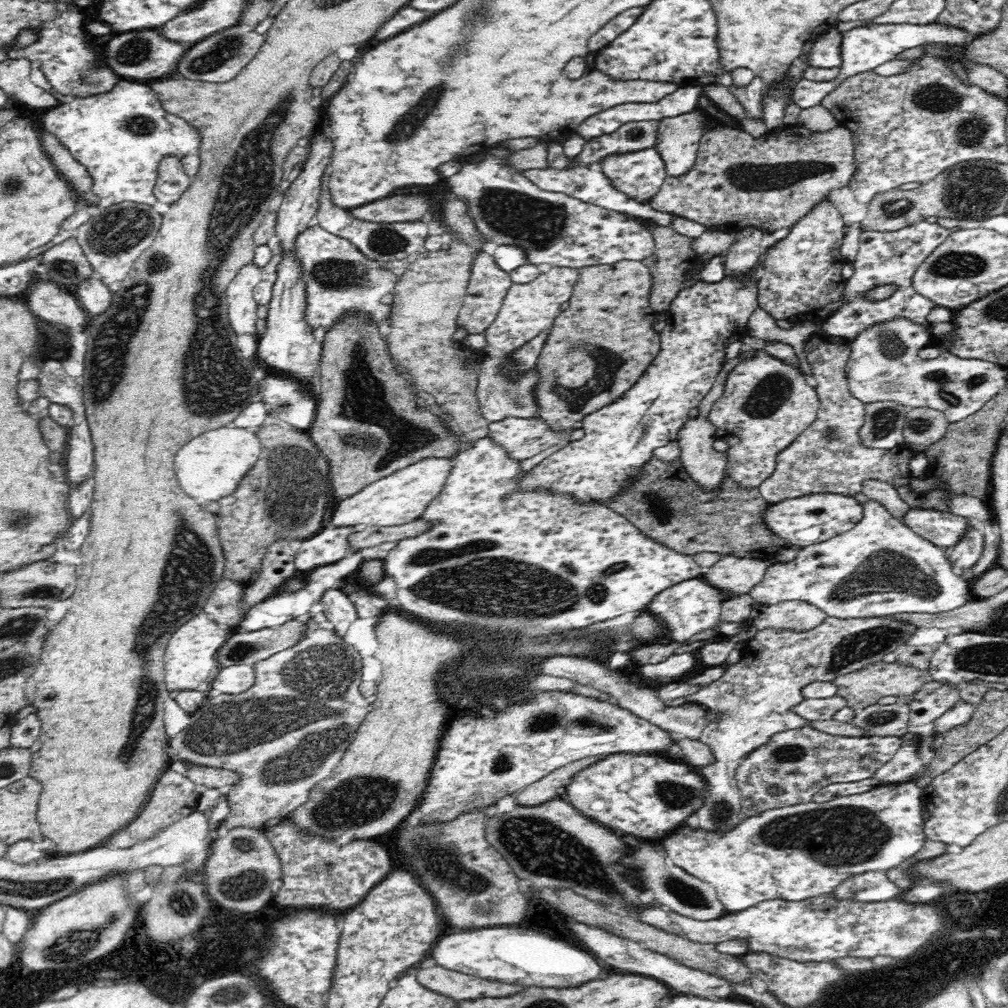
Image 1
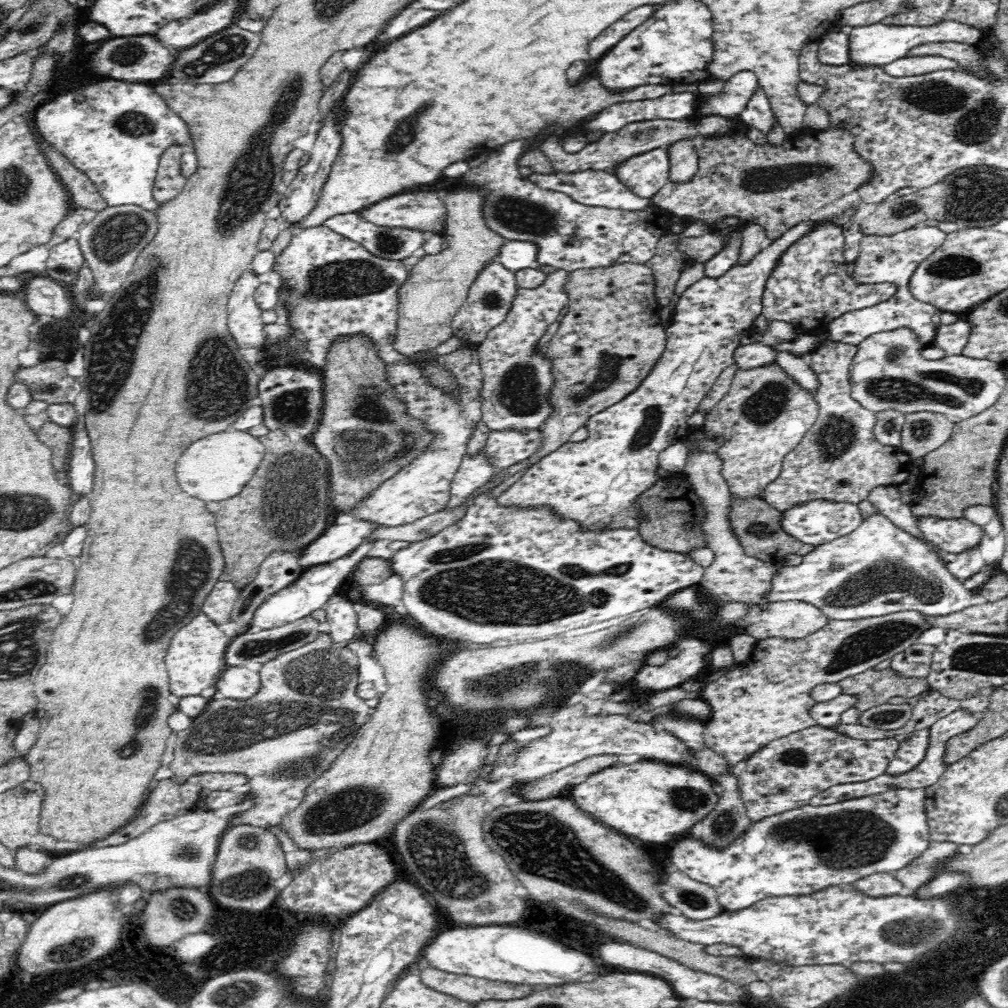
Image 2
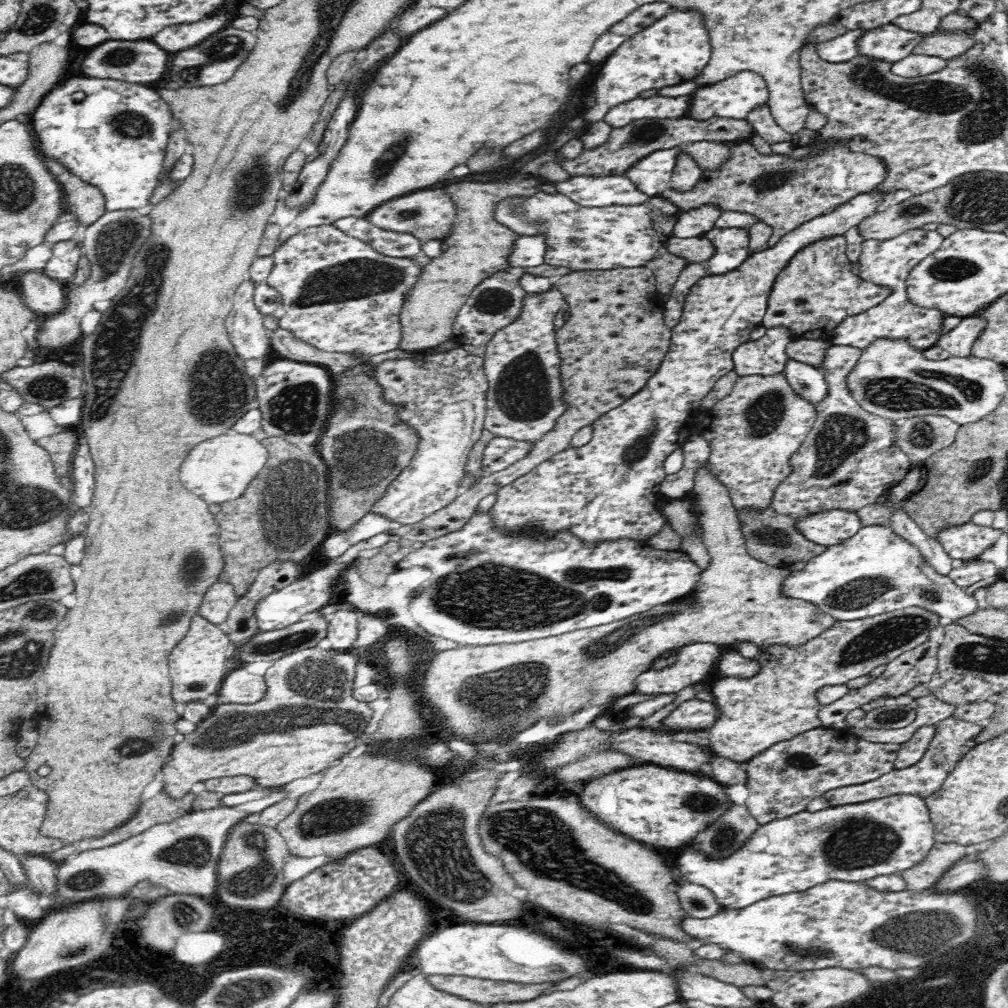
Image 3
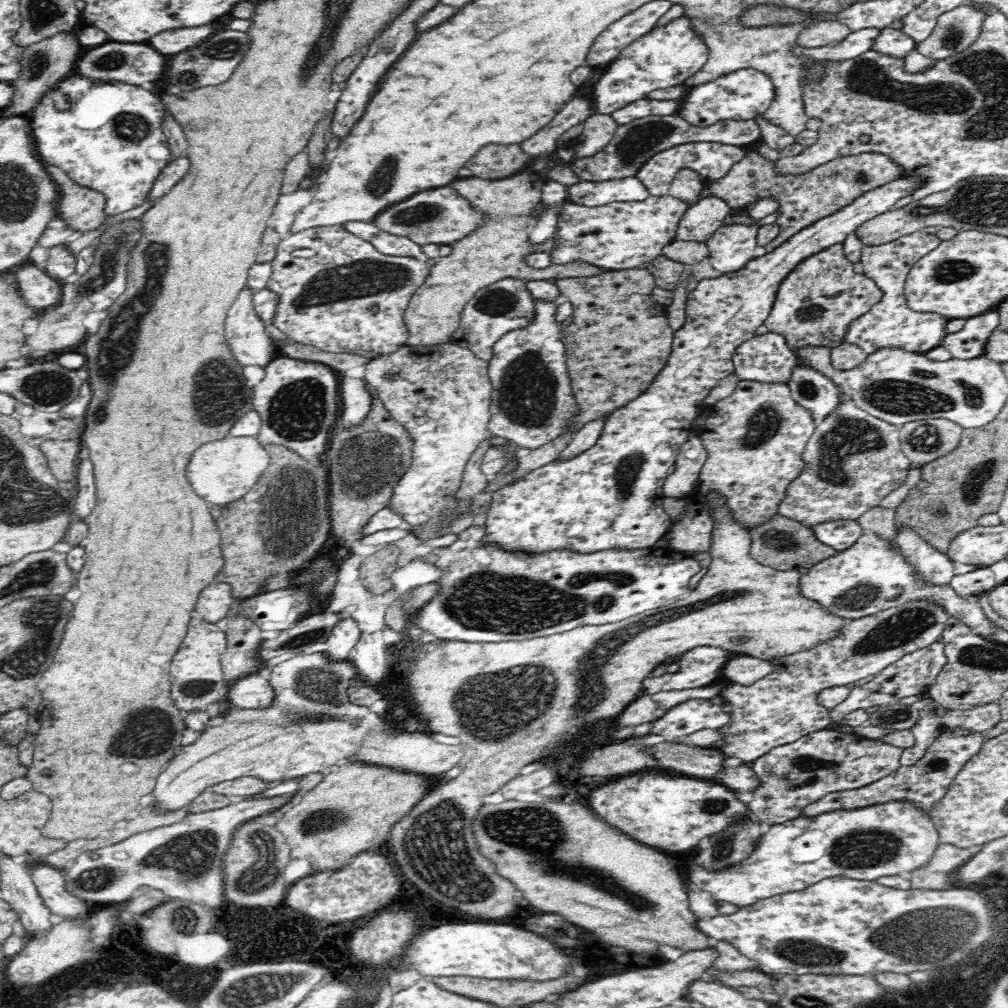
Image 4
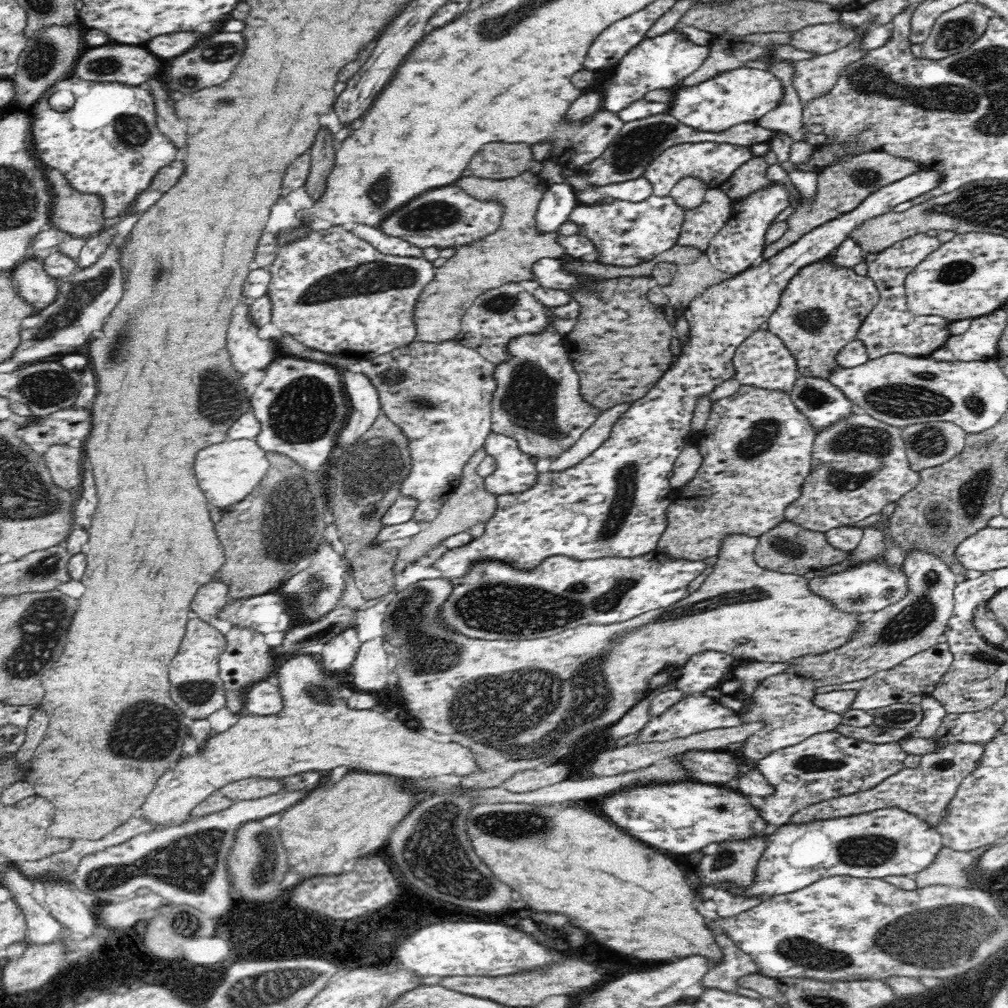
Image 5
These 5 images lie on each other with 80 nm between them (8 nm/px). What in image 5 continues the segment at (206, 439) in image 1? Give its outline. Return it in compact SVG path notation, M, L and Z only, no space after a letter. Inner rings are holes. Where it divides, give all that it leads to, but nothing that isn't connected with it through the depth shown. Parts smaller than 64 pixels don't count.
M250 439L232 440L232 442L222 442L204 448L198 452L194 462L194 470L202 492L206 494L208 502L220 506L222 510L226 506L231 507L232 504L244 500L260 484L268 469L267 452Z

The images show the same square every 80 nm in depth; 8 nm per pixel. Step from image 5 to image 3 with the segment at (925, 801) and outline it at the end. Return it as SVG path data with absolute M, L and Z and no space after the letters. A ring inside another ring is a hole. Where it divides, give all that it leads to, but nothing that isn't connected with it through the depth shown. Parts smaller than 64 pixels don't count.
M946 717L936 725L936 734L928 750L913 766L895 769L889 774L884 774L884 776L864 784L835 788L834 791L828 791L826 795L811 800L806 811L816 812L825 808L858 804L894 795L916 795L926 800L930 795L937 794L944 781L947 780L948 774L958 766L959 760L962 760L963 756L978 744L975 742L975 738L983 728L980 728L980 725L968 723L968 721L956 720L955 717Z

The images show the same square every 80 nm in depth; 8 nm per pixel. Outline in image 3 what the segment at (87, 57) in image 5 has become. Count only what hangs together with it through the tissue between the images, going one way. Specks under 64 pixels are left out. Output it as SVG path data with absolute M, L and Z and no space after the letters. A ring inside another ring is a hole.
M110 40L98 46L81 52L80 74L96 79L112 79L127 83L153 85L156 80L160 80L168 68L170 54L158 48L154 42L148 40L136 40L136 42L126 42L126 40Z

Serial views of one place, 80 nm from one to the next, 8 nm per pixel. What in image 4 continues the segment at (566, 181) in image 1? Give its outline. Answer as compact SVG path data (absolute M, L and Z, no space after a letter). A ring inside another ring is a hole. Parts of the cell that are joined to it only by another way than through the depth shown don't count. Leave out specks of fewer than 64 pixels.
M637 177L604 182L580 182L567 187L569 199L582 206L604 206L612 202L640 202L650 197L650 191Z

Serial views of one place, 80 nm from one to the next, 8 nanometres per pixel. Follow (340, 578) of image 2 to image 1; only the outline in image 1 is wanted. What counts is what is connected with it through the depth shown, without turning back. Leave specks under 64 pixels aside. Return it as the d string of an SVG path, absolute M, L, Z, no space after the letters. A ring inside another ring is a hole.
M351 550L342 560L305 572L306 584L304 584L304 588L298 588L294 592L278 591L266 600L259 602L239 622L237 632L250 633L256 630L272 629L306 614L315 603L321 602L322 595L327 590L338 588L338 584L342 584L347 576L358 570L357 562L363 560L362 556L361 550Z

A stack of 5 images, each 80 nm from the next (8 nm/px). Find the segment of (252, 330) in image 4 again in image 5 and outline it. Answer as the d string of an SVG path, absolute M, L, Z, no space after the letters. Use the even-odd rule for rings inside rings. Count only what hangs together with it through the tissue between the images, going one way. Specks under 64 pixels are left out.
M244 300L234 308L232 324L228 328L228 350L232 366L244 376L249 370L265 370L279 357L274 341L258 337L258 327L248 317L249 304Z

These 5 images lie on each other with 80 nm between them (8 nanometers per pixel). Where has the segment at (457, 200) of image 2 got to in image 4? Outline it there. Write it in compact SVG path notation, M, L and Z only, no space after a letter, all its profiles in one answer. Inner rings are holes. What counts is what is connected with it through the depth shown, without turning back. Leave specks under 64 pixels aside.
M526 170L525 172L517 173L516 175L504 178L500 180L484 180L480 178L466 178L466 180L458 180L458 182L454 182L452 184L452 188L456 190L456 193L460 195L460 197L464 197L464 199L469 200L469 203L474 207L478 208L478 211L482 211L482 213L486 213L488 215L488 222L486 222L486 226L484 228L480 228L480 230L477 230L476 232L468 235L467 237L464 237L462 240L456 241L451 246L453 247L452 252L448 252L448 256L446 257L440 257L437 264L434 264L434 266L431 266L428 278L426 279L426 282L420 286L420 289L416 292L415 296L412 296L411 301L409 302L409 305L406 307L405 313L404 313L404 320L405 320L405 326L408 327L409 337L407 340L407 346L430 346L435 344L440 344L444 342L448 342L452 340L452 335L459 330L459 322L461 319L461 312L464 310L464 307L468 302L470 302L470 299L472 299L478 292L478 290L482 290L482 288L486 288L488 286L492 286L492 284L496 284L496 282L500 282L500 280L504 280L507 278L514 278L516 280L523 280L523 281L535 281L535 280L549 280L550 278L560 278L560 279L567 279L567 278L578 278L578 277L584 277L588 278L591 276L599 275L600 273L609 273L610 271L618 271L618 270L609 270L609 268L600 268L599 266L594 266L593 264L590 264L589 262L584 262L583 260L572 260L572 262L568 262L566 264L560 264L560 265L550 265L547 269L533 269L527 262L526 257L529 254L532 253L546 253L547 255L551 256L551 252L557 247L557 242L555 241L555 237L552 236L548 238L548 240L542 240L542 242L532 242L529 239L528 230L530 226L533 225L535 216L534 212L536 212L536 207L538 204L540 204L541 200L541 186L544 183L544 180L540 178L539 174L537 172L532 172L530 170Z

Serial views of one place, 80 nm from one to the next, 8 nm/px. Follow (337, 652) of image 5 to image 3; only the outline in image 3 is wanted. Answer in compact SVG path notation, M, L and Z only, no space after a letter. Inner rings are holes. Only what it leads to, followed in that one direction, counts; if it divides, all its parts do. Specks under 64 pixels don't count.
M352 611L334 612L330 615L327 638L332 643L332 651L351 652L359 636L359 618Z

